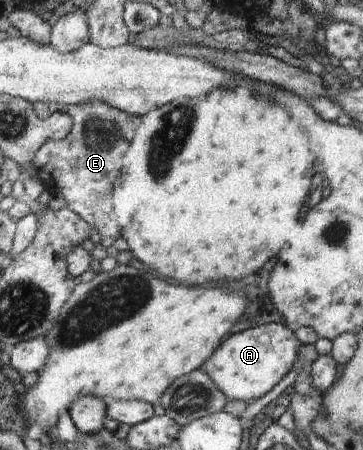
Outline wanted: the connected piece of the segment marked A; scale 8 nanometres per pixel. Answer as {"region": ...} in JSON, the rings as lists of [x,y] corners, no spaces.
{"region":[[[281,322],[245,329],[222,342],[201,368],[230,400],[255,401],[275,388],[285,374],[297,367],[302,344],[295,330],[295,326]]]}

